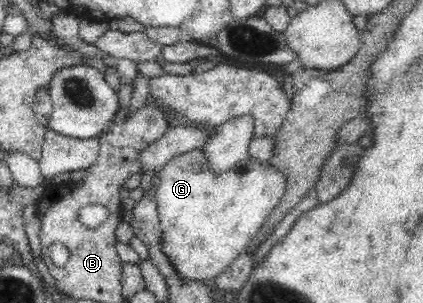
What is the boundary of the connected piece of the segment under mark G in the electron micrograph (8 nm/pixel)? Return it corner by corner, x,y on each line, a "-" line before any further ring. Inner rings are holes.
201,149
175,155
156,176
156,209
161,226
159,246
175,268
179,280
215,278
246,251
285,193
285,178
268,163
245,158
233,169
213,174

